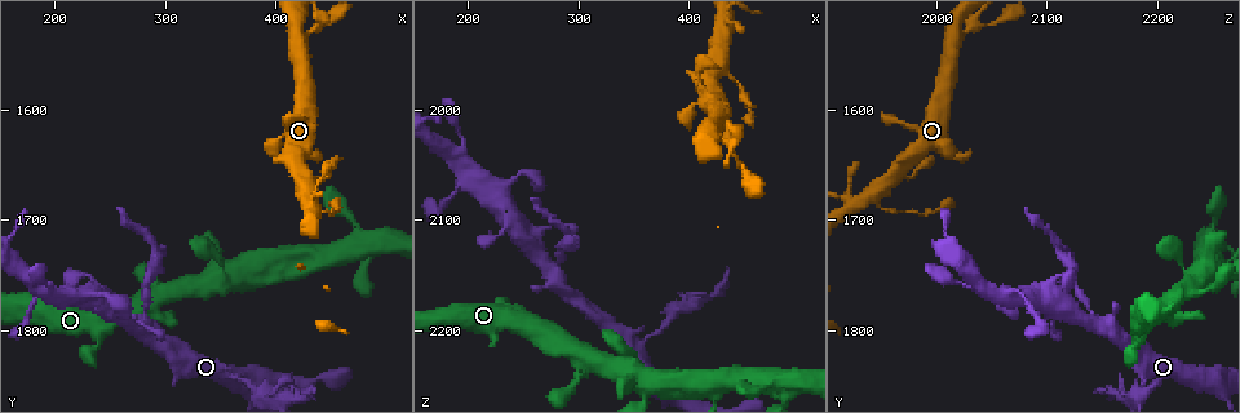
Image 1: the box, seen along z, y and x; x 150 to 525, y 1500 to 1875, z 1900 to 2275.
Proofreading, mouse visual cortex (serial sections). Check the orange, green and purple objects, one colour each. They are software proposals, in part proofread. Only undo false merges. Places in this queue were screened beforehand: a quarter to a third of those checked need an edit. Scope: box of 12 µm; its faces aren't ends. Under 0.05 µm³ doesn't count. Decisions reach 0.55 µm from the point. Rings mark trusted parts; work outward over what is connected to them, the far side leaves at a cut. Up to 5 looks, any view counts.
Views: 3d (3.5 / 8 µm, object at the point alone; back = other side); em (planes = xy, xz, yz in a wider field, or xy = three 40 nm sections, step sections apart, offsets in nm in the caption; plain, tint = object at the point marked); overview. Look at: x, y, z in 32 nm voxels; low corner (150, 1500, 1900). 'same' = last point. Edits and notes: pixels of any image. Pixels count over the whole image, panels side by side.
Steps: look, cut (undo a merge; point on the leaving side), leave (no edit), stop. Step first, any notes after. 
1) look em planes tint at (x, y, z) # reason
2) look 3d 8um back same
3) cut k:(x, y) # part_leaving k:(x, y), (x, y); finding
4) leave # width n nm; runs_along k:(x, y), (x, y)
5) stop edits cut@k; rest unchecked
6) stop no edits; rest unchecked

look 3d 3.5um at (284, 1792, 2148) # sudden change in width

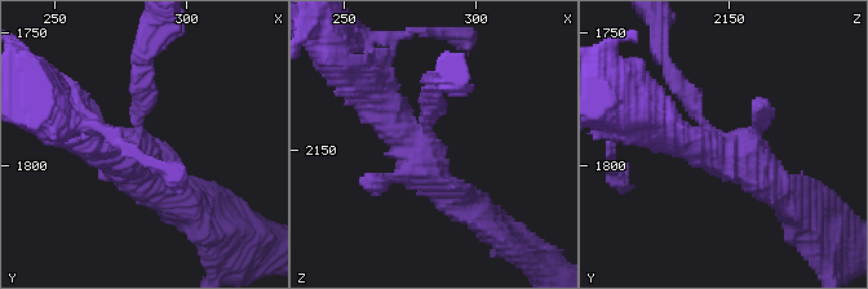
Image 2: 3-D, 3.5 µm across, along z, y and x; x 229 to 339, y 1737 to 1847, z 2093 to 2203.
look em xy step 2 tint at (281, 1791, 2146)

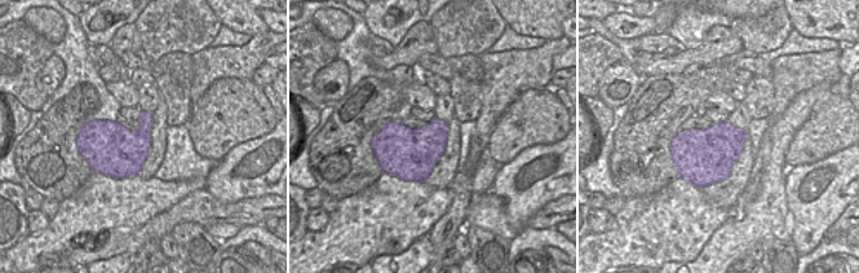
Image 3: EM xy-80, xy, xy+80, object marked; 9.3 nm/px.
cut 2:(142, 78) # part_leaving 2:(137, 111), (141, 52), (149, 36); a second cell is stuck on

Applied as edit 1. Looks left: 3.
look 3d 3.5um back at (380, 1854, 2194) # side arm on a straight run

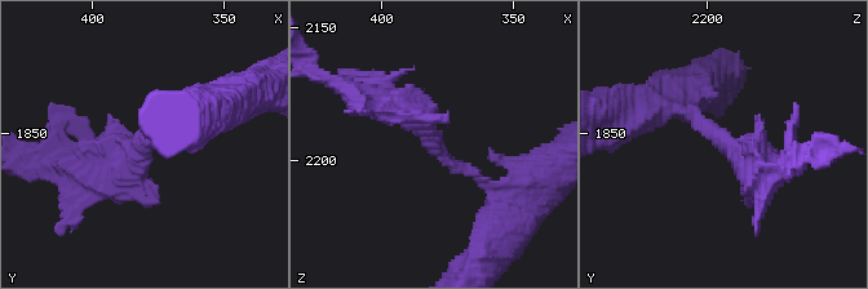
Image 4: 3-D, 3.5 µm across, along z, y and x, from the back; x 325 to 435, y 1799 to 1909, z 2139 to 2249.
look em xy step 3 tint at (381, 1854, 2194) # arms 3; arm_widths 150, 200, 400 nm

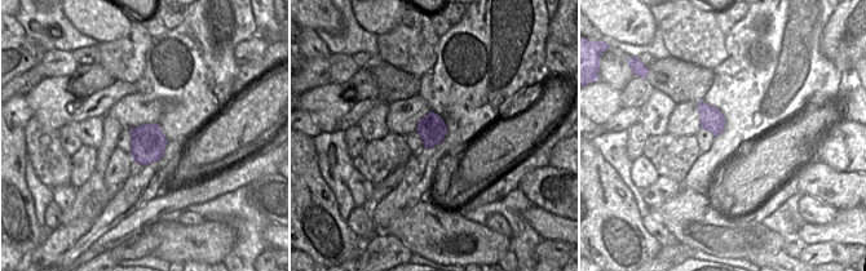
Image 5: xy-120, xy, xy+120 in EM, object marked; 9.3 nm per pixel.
look em planes tint same

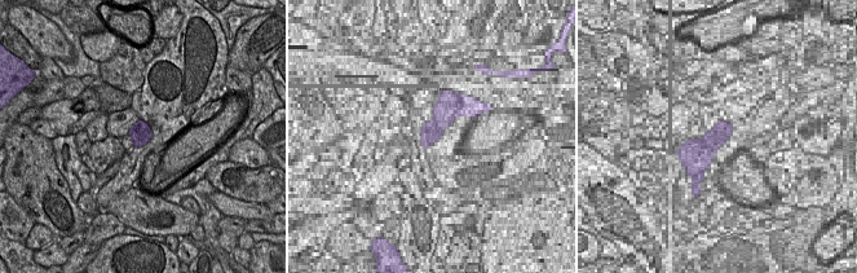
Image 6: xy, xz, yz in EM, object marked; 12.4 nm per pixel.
cut 4:(123, 145) # part_leaving 4:(144, 138), (132, 158), (69, 169); a second cell is stuck on

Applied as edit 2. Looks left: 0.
stop edits cut@2, cut@4; rest unchecked

